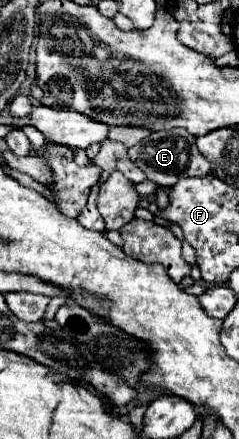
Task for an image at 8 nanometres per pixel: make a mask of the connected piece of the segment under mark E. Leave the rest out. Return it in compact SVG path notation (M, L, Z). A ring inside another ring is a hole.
M169 129L169 131L155 131L147 139L139 141L129 149L129 159L145 171L147 179L157 185L175 185L181 177L205 177L211 173L209 161L197 151L195 137L185 129Z

